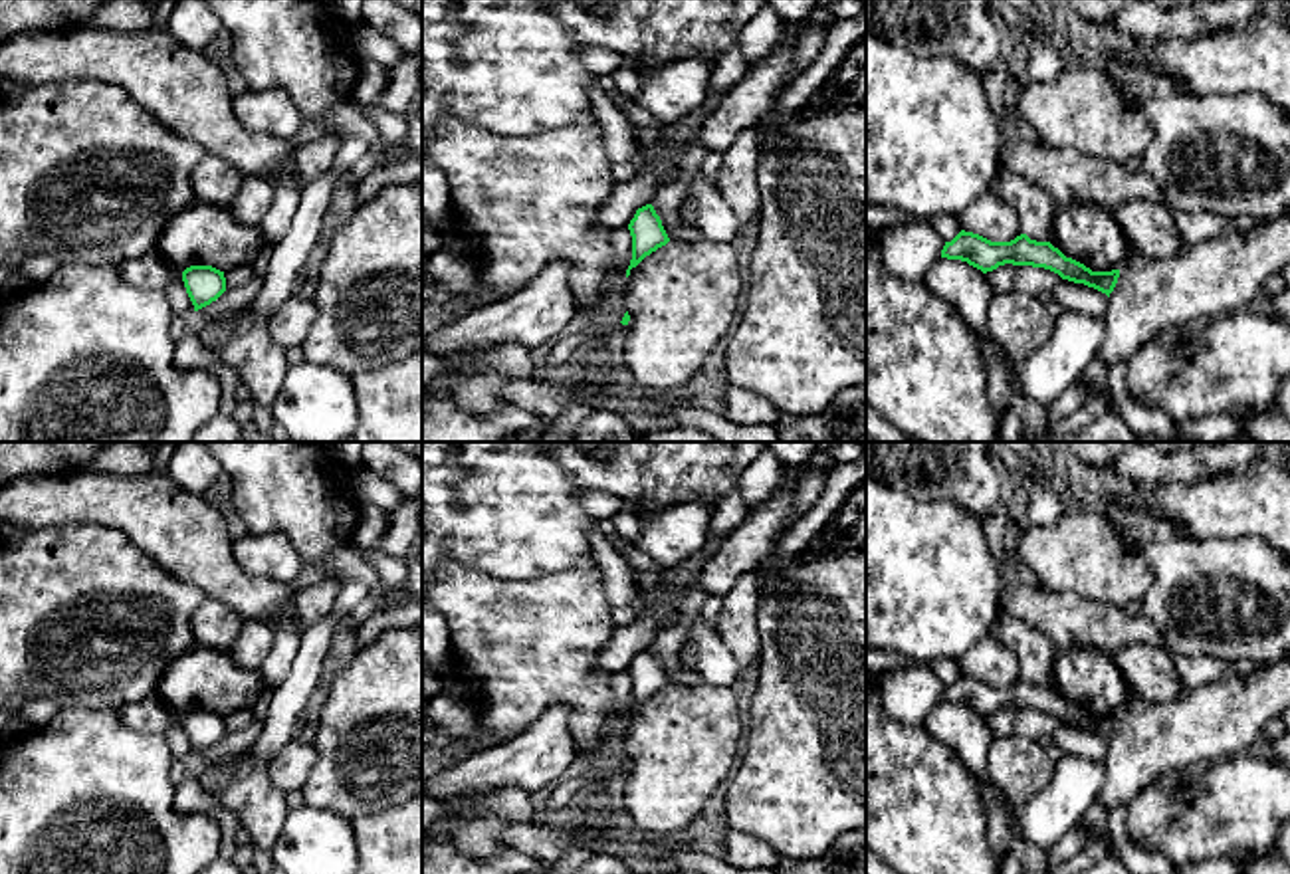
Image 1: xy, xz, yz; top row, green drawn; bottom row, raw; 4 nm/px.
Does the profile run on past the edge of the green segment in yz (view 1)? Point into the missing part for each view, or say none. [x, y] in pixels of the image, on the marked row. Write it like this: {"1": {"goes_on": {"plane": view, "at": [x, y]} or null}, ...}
{"1": {"goes_on": null}}

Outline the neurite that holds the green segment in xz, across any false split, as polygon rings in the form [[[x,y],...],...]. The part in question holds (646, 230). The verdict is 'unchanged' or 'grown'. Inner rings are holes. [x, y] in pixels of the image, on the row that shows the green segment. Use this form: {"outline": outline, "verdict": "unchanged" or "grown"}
{"outline": [[[652,204],[636,210],[634,218],[628,224],[628,230],[632,236],[632,260],[626,270],[626,277],[630,275],[630,270],[636,268],[646,256],[670,242]]], "verdict": "unchanged"}

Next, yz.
{"outline": [[[961,230],[951,242],[945,242],[941,258],[967,262],[983,273],[1005,264],[1044,268],[1058,273],[1062,279],[1084,283],[1108,297],[1120,277],[1120,270],[1092,272],[1084,264],[1066,258],[1050,242],[1036,242],[1026,234],[1021,234],[1011,242],[991,242],[979,234]]], "verdict": "unchanged"}

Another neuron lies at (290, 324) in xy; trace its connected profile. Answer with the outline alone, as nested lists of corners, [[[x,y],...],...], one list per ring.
[[[291,295],[269,317],[268,329],[271,339],[283,347],[301,347],[313,321],[317,307],[311,297]]]

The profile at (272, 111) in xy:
[[[248,89],[232,99],[232,111],[252,133],[293,139],[305,117],[293,99],[281,89]]]

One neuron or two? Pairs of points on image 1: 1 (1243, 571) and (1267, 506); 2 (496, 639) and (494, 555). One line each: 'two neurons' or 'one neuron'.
1: two neurons
2: two neurons

